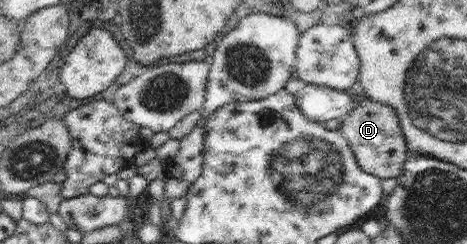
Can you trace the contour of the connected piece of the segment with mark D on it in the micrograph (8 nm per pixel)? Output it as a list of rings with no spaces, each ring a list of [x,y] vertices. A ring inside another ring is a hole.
[[[356,90],[356,94],[357,106],[341,117],[338,129],[347,139],[359,167],[383,180],[401,175],[409,151],[397,112],[393,107],[372,100],[359,90]]]

